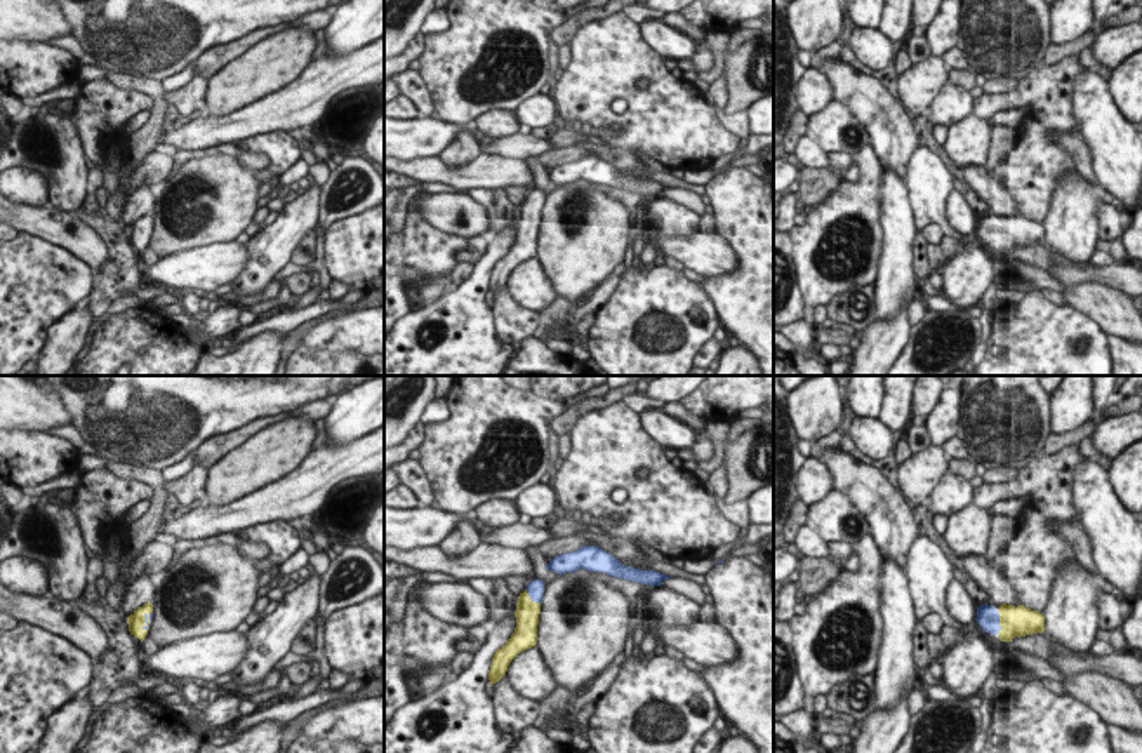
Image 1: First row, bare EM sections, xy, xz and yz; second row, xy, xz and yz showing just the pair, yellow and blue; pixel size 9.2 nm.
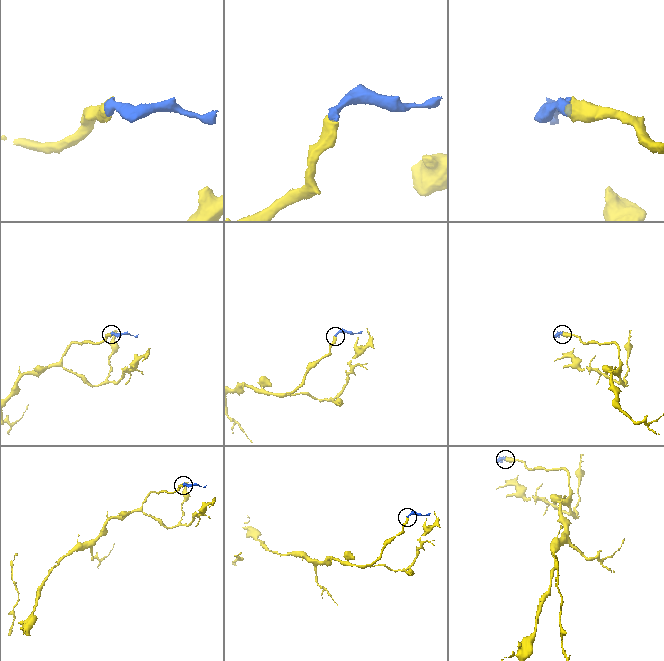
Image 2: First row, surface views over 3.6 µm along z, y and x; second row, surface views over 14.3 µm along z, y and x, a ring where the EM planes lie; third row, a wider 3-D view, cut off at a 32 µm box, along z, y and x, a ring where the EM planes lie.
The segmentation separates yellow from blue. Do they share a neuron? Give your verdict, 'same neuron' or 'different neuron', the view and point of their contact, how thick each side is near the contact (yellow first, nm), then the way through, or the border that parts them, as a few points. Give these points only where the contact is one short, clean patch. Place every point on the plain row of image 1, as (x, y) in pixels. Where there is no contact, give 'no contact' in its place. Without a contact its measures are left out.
same neuron | yz (1000, 233) | 280/200 nm | across yz (1015, 232), (1000, 233), (988, 228)

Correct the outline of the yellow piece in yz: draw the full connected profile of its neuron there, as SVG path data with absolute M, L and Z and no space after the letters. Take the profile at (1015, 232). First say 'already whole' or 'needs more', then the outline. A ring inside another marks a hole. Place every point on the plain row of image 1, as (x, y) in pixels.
needs more; M1001 214L998 219L991 216L977 217L975 231L986 243L998 245L1001 252L1012 252L1015 247L1043 243L1045 226L1024 216Z

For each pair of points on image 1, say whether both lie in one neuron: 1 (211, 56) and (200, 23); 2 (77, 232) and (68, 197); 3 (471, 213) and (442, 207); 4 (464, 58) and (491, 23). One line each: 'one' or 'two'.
1: two
2: two
3: one
4: one

